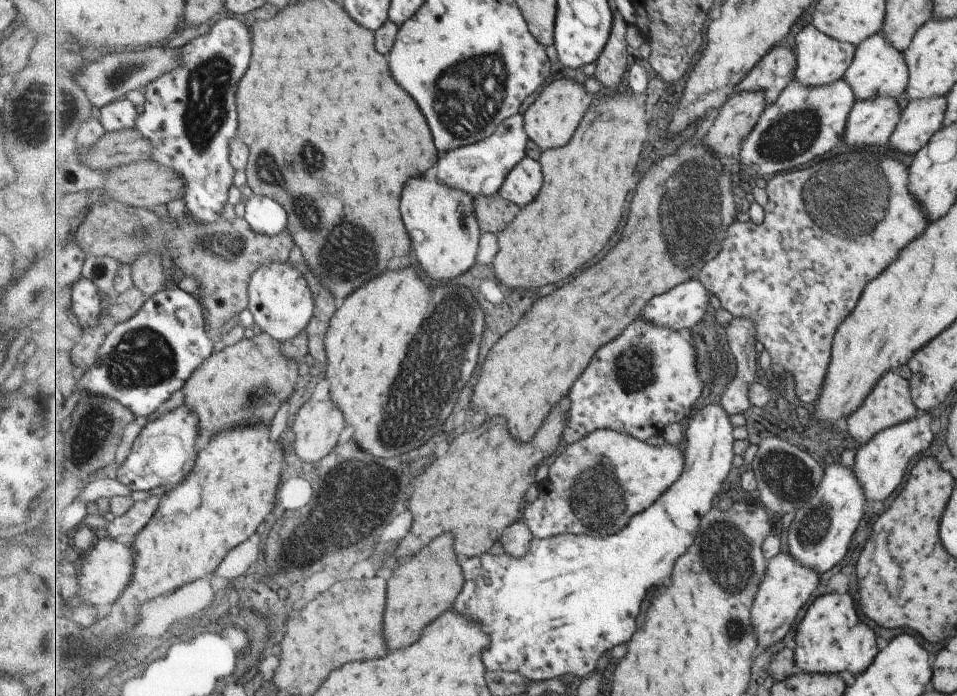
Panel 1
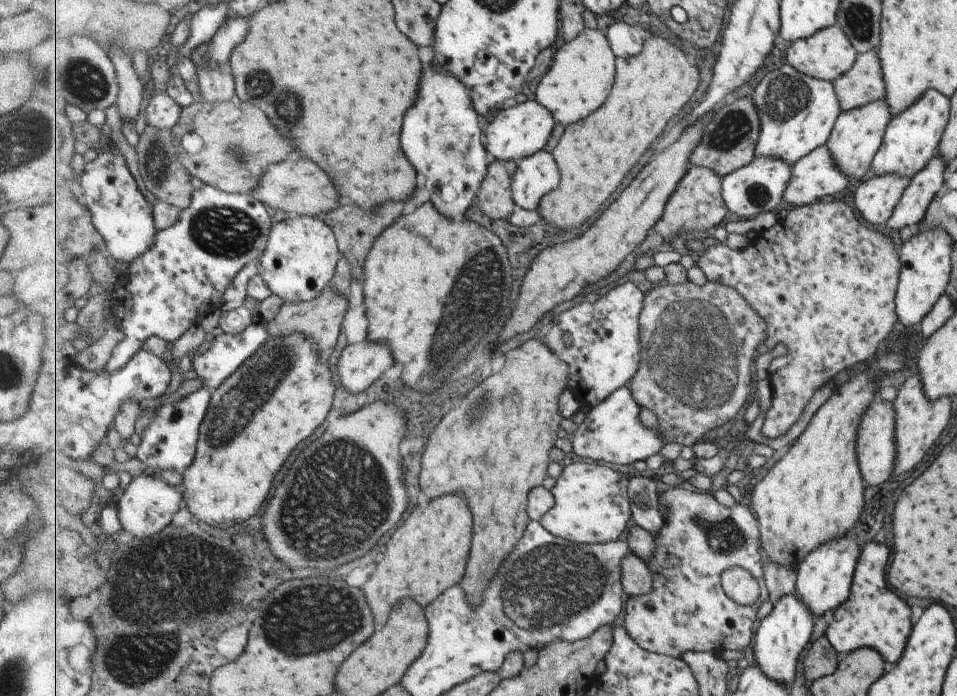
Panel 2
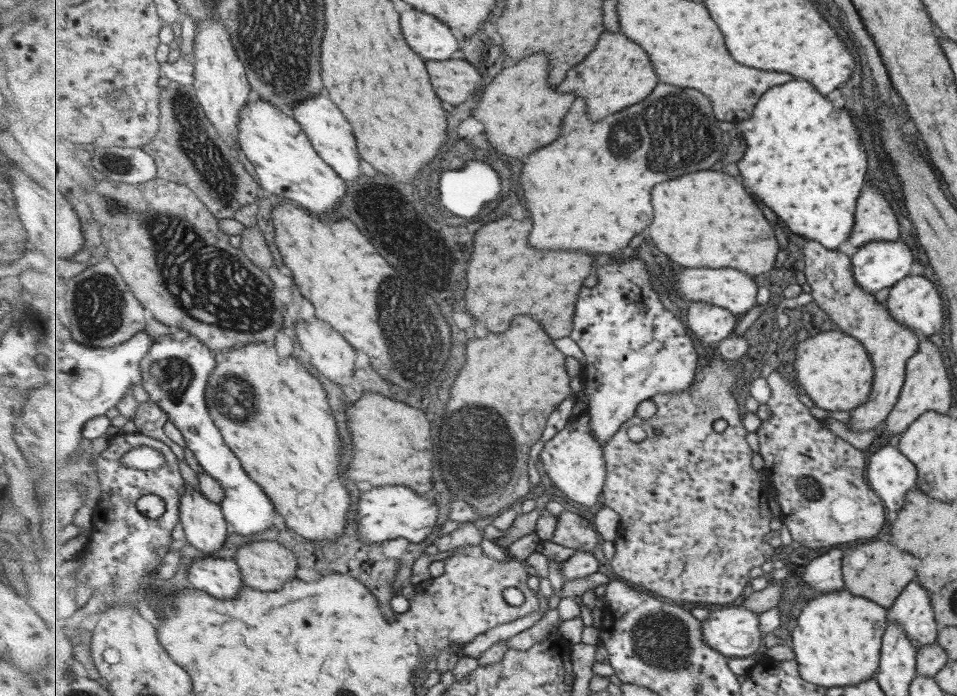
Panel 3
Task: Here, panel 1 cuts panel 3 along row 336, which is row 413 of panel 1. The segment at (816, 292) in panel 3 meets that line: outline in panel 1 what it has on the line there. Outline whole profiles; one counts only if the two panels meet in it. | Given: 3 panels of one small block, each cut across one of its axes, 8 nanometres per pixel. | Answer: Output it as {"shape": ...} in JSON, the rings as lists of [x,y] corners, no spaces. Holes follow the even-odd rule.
{"shape":[[[887,372],[879,382],[877,382],[877,388],[871,388],[871,392],[865,396],[860,407],[849,414],[847,418],[846,431],[849,436],[858,444],[868,443],[872,440],[873,436],[877,435],[877,432],[885,430],[899,424],[899,422],[905,422],[914,418],[918,412],[915,406],[911,403],[911,394],[909,391],[908,380],[893,374],[893,372]]]}

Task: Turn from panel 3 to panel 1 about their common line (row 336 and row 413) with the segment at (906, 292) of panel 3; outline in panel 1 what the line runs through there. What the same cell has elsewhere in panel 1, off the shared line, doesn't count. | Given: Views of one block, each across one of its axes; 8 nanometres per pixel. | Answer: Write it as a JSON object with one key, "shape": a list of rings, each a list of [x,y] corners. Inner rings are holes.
{"shape":[[[923,412],[899,422],[895,426],[885,428],[881,432],[877,432],[868,443],[863,443],[855,451],[852,470],[856,474],[857,480],[860,481],[861,488],[864,489],[865,498],[869,503],[883,502],[903,480],[905,468],[909,464],[909,460],[920,451],[926,450],[933,438],[930,430],[930,424],[937,412]]]}

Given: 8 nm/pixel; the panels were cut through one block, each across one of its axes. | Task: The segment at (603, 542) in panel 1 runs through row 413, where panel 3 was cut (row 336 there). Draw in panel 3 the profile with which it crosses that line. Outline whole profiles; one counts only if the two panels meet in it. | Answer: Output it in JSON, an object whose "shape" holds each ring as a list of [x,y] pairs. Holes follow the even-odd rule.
{"shape":[[[697,301],[687,309],[688,327],[705,347],[728,339],[737,326],[737,316],[713,303]]]}

